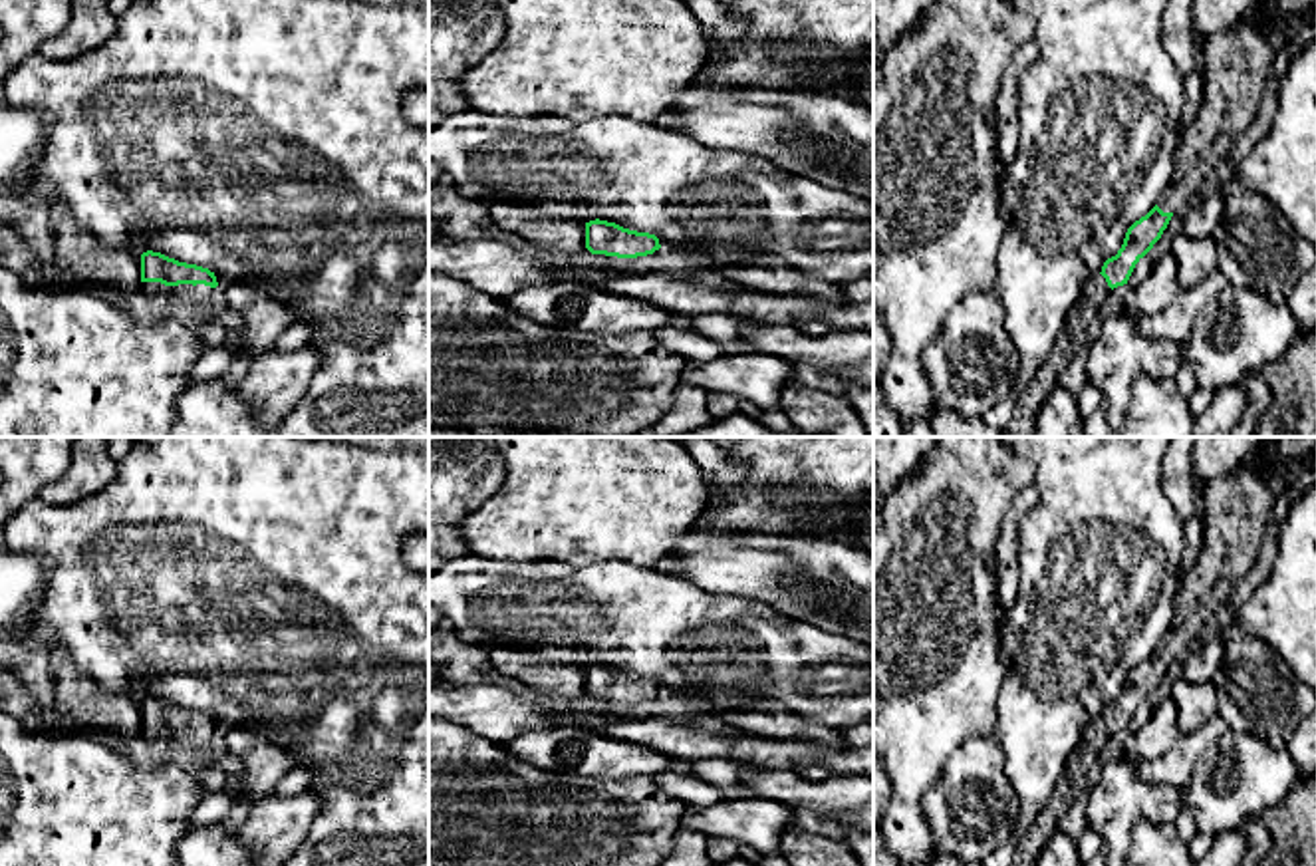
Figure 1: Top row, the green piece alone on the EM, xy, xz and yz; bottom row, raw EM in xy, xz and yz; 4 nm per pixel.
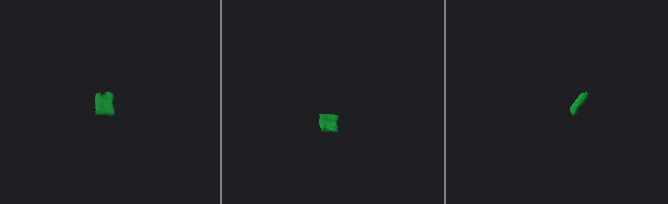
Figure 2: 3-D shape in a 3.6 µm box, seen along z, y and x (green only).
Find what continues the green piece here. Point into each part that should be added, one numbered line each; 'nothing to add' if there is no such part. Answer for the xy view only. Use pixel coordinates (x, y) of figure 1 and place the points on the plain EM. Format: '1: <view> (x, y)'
1: xy (203, 739)

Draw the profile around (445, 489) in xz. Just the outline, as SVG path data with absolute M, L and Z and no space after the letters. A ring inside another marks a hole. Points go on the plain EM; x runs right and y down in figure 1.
M429 437L429 574L468 554L461 524L504 477L494 437Z

